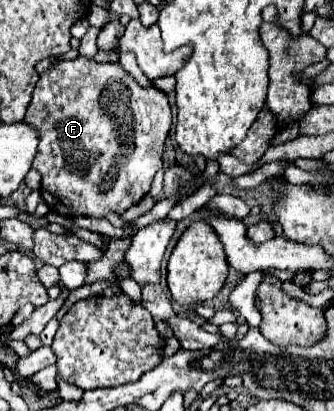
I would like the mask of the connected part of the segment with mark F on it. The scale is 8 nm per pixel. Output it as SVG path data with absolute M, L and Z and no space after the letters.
M78 56L76 60L56 62L48 72L40 74L24 122L40 134L32 168L42 174L40 192L48 208L68 218L106 218L110 212L124 214L148 194L154 174L162 166L162 148L172 114L168 98L154 86L138 86L136 80L122 70L120 62L98 64Z

